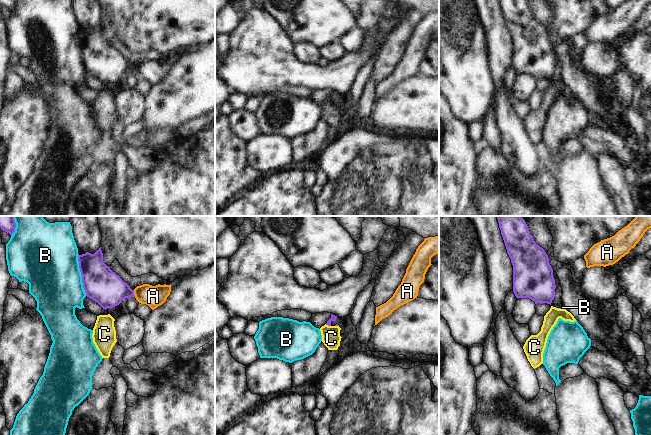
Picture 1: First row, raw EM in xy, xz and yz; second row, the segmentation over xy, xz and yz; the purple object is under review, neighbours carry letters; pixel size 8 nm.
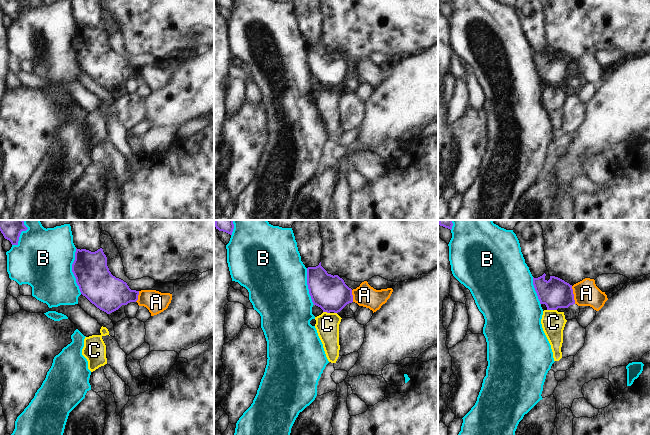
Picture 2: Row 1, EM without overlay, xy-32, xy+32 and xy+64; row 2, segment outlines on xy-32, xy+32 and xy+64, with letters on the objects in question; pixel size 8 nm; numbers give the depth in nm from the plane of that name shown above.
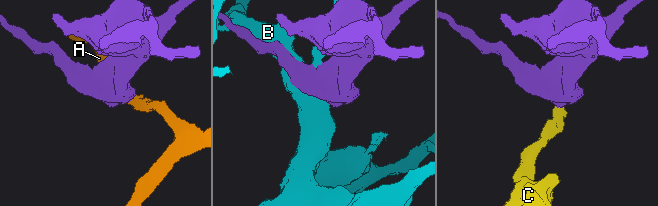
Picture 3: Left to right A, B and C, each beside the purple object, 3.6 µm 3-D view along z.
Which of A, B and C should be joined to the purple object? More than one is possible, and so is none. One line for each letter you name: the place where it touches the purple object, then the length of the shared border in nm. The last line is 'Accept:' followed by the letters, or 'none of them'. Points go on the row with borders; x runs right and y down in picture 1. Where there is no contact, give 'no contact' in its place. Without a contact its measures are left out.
Accept: none of them

